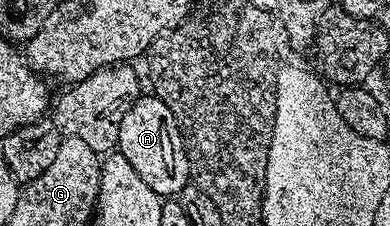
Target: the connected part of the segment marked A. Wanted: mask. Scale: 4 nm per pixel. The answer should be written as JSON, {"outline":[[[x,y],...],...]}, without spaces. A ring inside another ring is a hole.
{"outline":[[[142,95],[125,112],[123,123],[119,123],[117,149],[127,159],[127,163],[131,163],[131,167],[135,169],[135,175],[162,199],[176,198],[181,190],[190,184],[189,160],[185,154],[185,144],[181,142],[181,130],[173,120],[167,103],[163,103],[158,97]]]}

